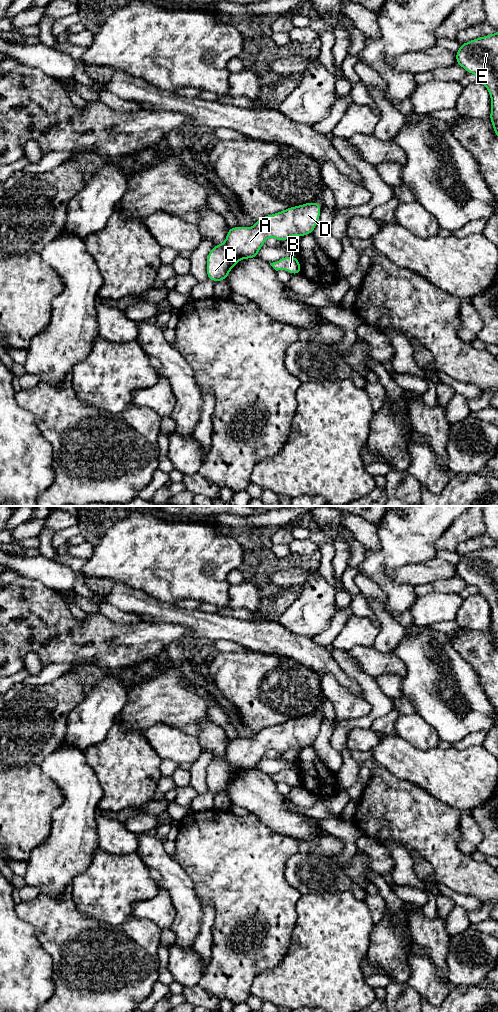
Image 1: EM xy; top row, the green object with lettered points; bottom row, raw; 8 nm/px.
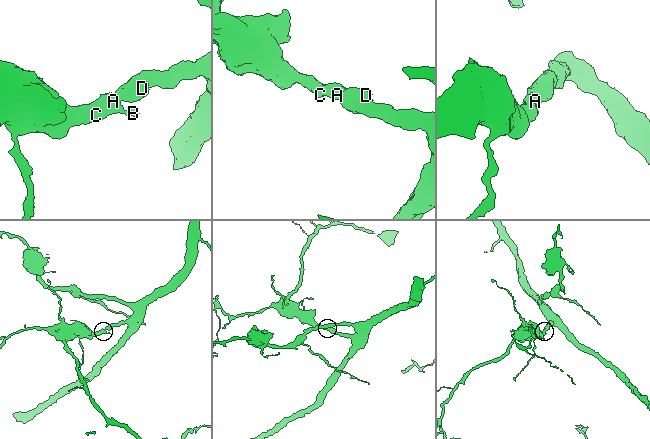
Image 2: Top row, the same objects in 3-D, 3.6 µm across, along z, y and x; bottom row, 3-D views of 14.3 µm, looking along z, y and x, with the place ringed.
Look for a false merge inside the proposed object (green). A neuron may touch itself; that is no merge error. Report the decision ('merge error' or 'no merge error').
no merge error

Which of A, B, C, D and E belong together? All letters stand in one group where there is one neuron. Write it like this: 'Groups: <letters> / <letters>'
Groups: A B C D E

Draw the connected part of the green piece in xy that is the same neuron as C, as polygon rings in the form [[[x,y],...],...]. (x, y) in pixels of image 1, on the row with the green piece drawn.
[[[309,202],[266,215],[258,219],[253,227],[230,227],[225,242],[212,247],[207,255],[208,280],[226,280],[229,271],[241,259],[258,257],[266,238],[272,237],[283,242],[292,236],[311,234],[320,213],[320,204]]]

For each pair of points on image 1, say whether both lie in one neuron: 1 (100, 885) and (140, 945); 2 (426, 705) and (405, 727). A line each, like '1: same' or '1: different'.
1: different
2: different

